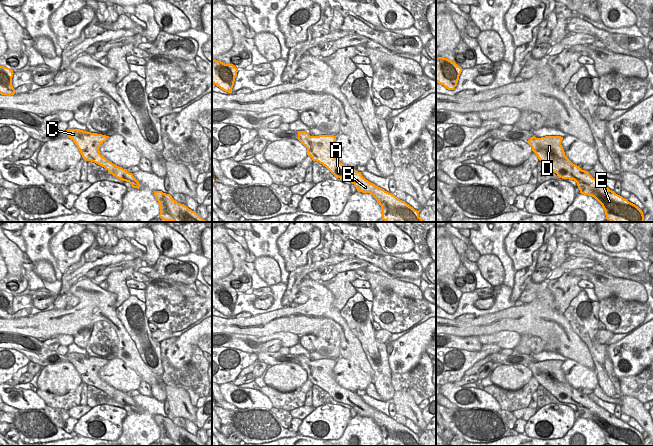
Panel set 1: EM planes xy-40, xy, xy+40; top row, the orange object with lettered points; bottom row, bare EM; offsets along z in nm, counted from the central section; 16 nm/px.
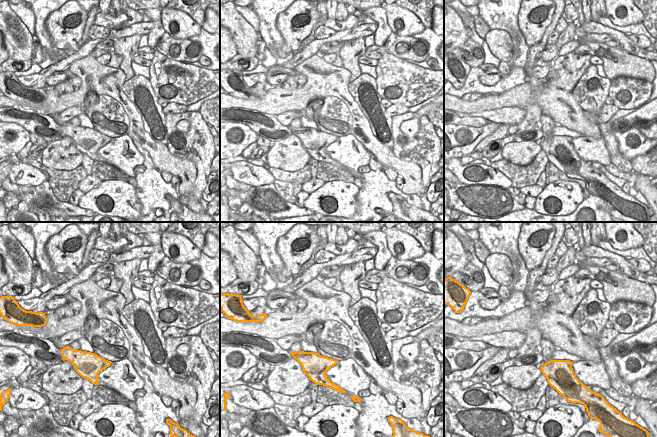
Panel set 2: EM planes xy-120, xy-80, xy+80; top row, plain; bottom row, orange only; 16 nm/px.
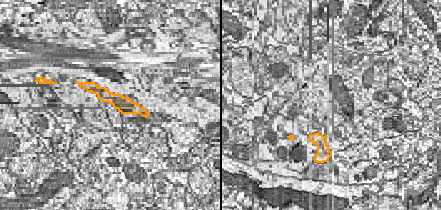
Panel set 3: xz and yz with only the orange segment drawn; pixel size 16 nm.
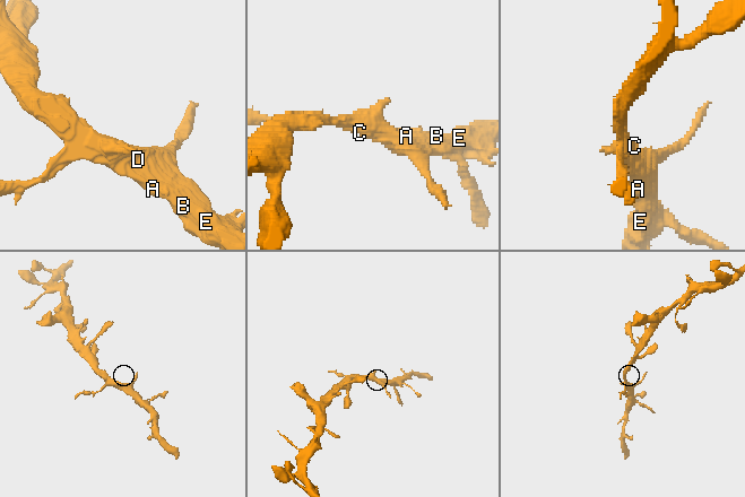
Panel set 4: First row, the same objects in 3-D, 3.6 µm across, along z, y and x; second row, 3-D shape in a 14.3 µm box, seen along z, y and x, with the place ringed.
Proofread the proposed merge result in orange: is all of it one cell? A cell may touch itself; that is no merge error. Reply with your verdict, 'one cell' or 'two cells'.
one cell

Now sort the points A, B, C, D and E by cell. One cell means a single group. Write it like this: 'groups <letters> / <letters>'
groups A B C D E

